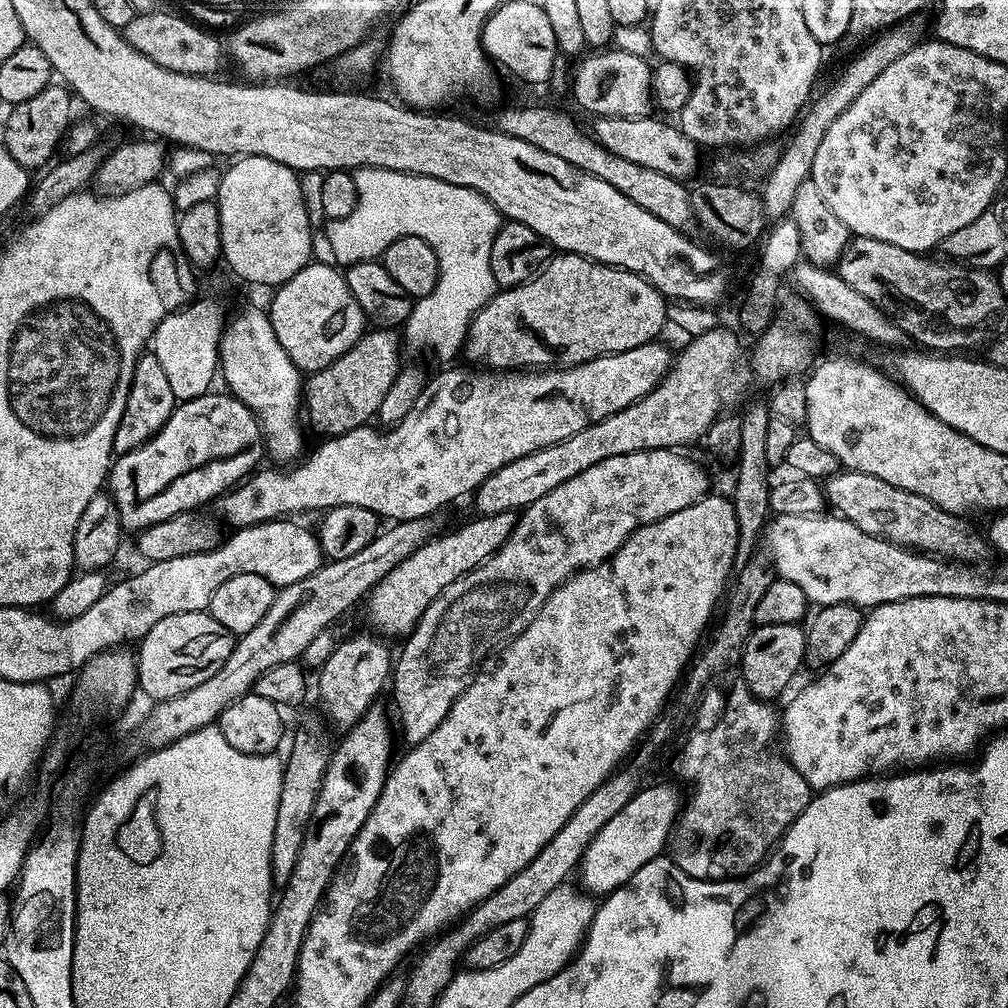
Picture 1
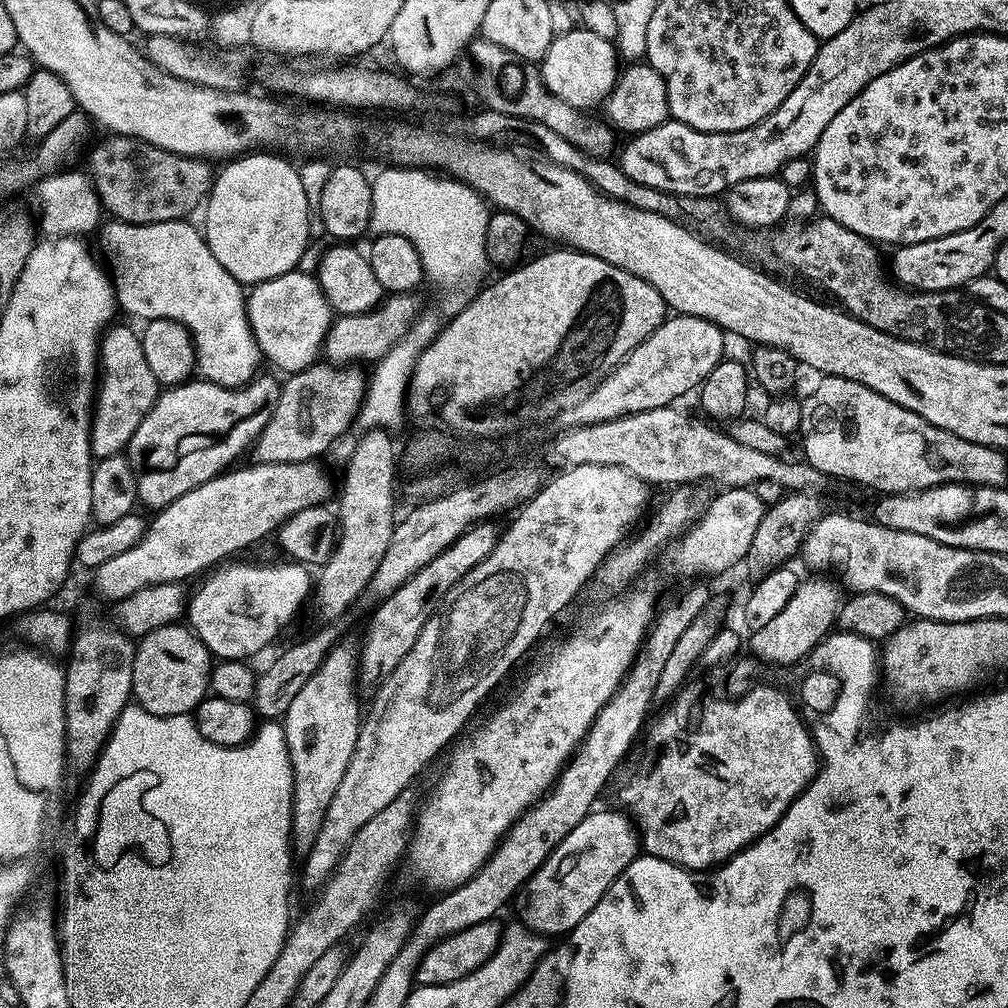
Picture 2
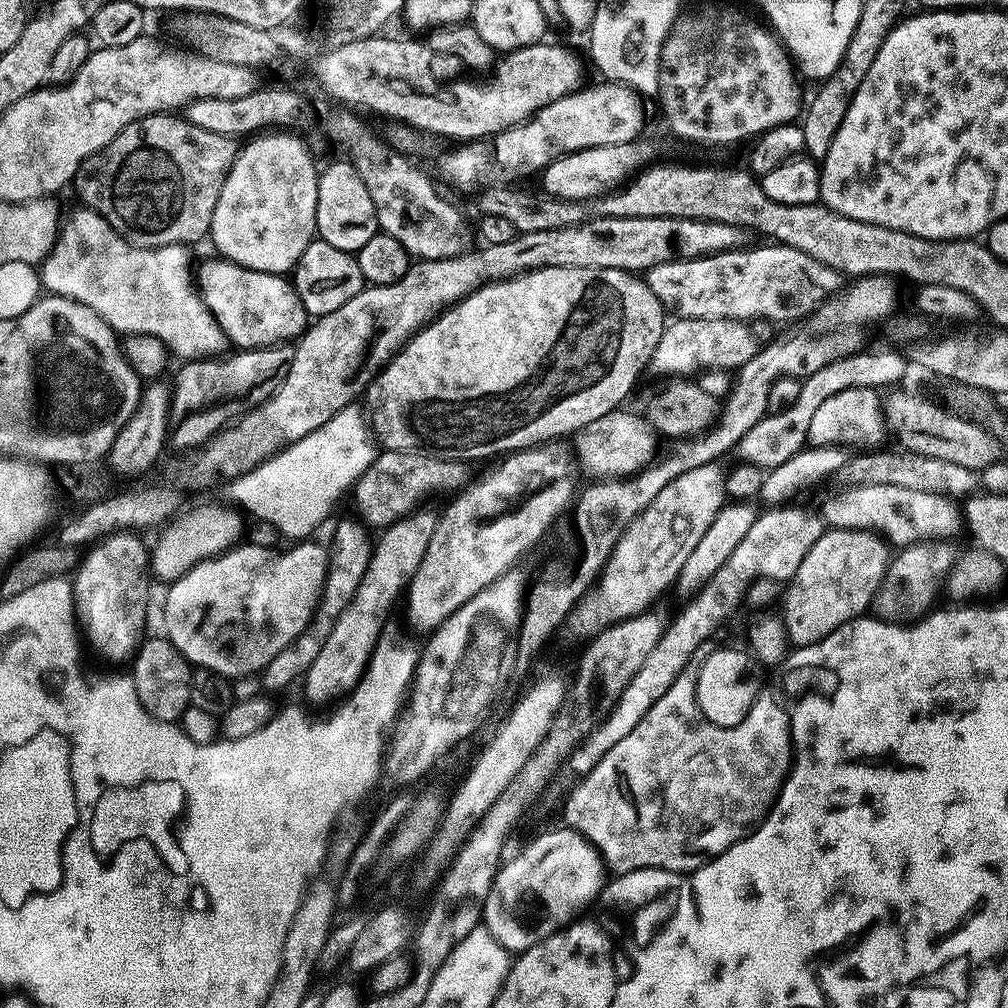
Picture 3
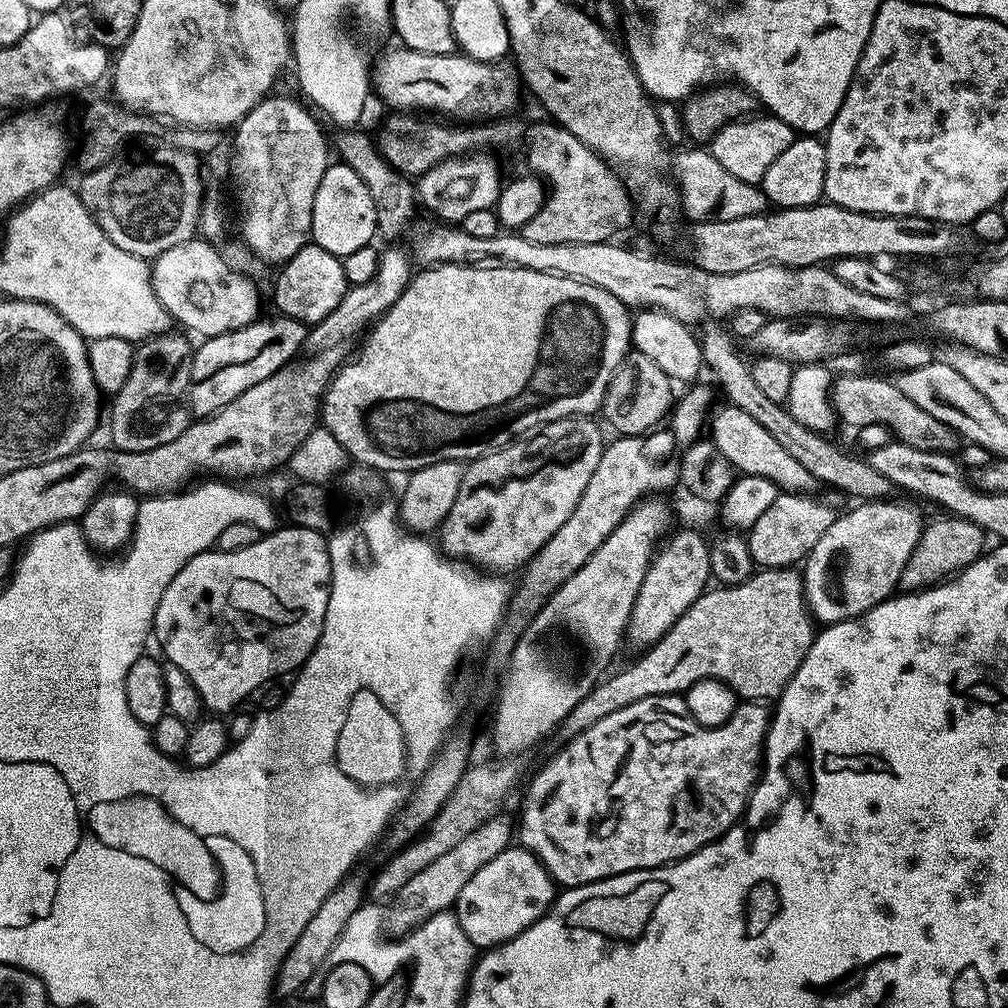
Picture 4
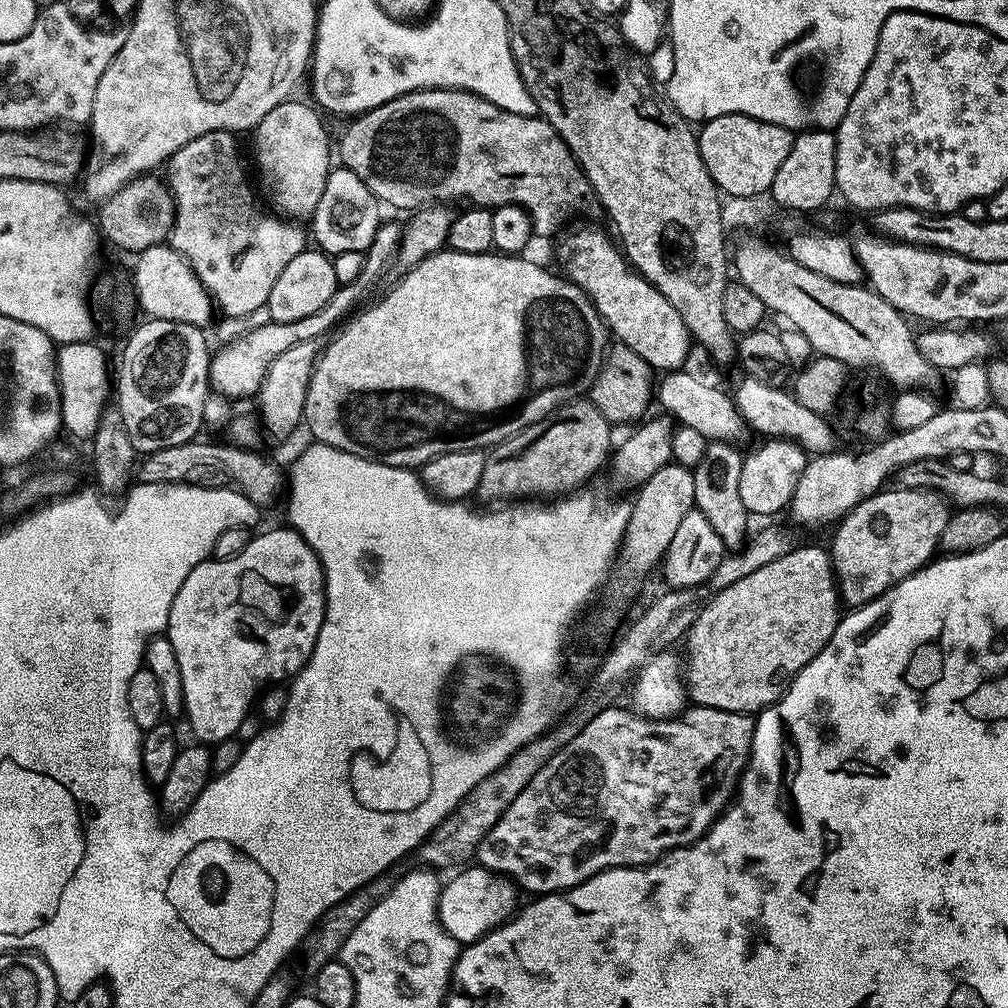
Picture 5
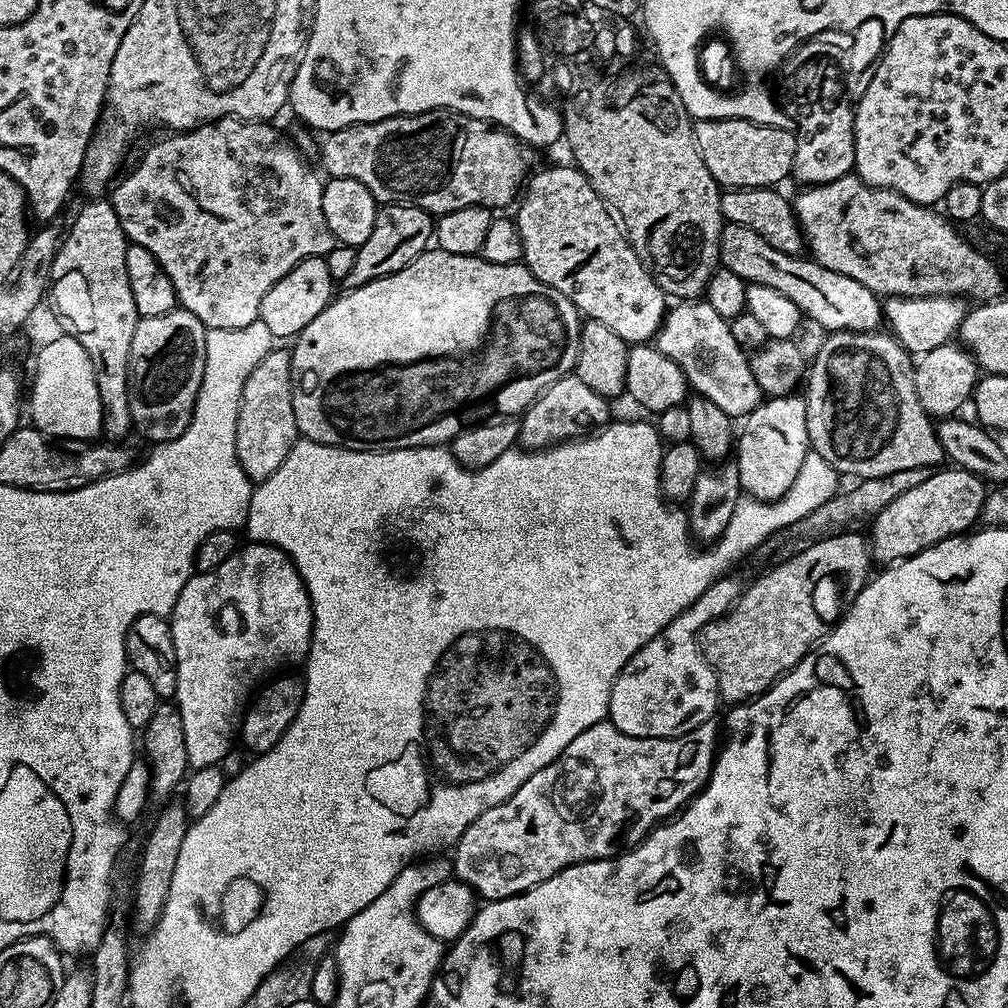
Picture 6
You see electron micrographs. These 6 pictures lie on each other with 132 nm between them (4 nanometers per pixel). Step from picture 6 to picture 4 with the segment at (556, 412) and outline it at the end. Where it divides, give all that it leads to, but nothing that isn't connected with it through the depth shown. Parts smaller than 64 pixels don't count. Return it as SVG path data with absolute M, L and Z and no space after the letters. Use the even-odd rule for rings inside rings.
M567 416L561 420L555 420L543 425L539 431L527 438L517 439L511 444L505 444L504 447L497 448L494 452L487 452L485 456L480 456L477 460L471 461L464 469L464 477L462 478L462 486L458 490L458 498L454 498L454 506L450 506L450 514L445 518L442 525L442 533L444 532L443 551L453 558L471 558L477 565L488 570L495 570L497 573L508 572L511 568L523 569L528 561L535 556L536 551L550 537L558 534L562 522L566 522L566 518L570 518L570 514L574 514L574 506L578 506L578 498L582 498L582 490L586 490L586 482L590 482L590 477L594 475L594 470L598 466L598 458L602 458L605 447L604 432L600 429L600 424L596 421L596 418L592 416Z

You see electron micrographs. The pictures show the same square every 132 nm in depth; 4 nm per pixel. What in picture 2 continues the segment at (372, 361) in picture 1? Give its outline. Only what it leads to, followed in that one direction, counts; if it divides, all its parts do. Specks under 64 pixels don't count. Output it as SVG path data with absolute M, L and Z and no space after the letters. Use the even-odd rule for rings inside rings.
M317 362L301 372L291 373L280 385L278 406L274 406L270 422L266 422L266 430L262 430L262 434L250 449L251 459L257 464L293 464L320 458L335 440L340 440L347 434L351 424L357 423L366 387L365 373L360 371L356 366L335 366L327 362Z

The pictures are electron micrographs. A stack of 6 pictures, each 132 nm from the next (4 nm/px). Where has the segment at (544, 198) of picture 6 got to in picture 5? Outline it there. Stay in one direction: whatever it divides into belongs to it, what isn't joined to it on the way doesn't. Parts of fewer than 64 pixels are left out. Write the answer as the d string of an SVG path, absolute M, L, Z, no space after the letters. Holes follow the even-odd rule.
M580 228L570 233L556 252L560 259L559 271L592 299L607 331L611 335L613 332L619 343L634 350L634 354L641 356L653 370L683 369L690 337L678 310L626 262L623 251L613 244L606 233L596 228Z

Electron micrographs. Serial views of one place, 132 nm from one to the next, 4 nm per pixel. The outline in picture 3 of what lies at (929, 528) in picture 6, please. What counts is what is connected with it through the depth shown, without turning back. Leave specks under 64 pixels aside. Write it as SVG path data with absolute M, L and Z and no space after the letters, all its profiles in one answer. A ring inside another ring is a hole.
M841 528L824 531L822 538L810 546L810 554L802 558L802 566L798 566L782 592L782 619L789 645L805 648L817 644L843 624L865 615L871 609L889 559L888 541L874 532Z

